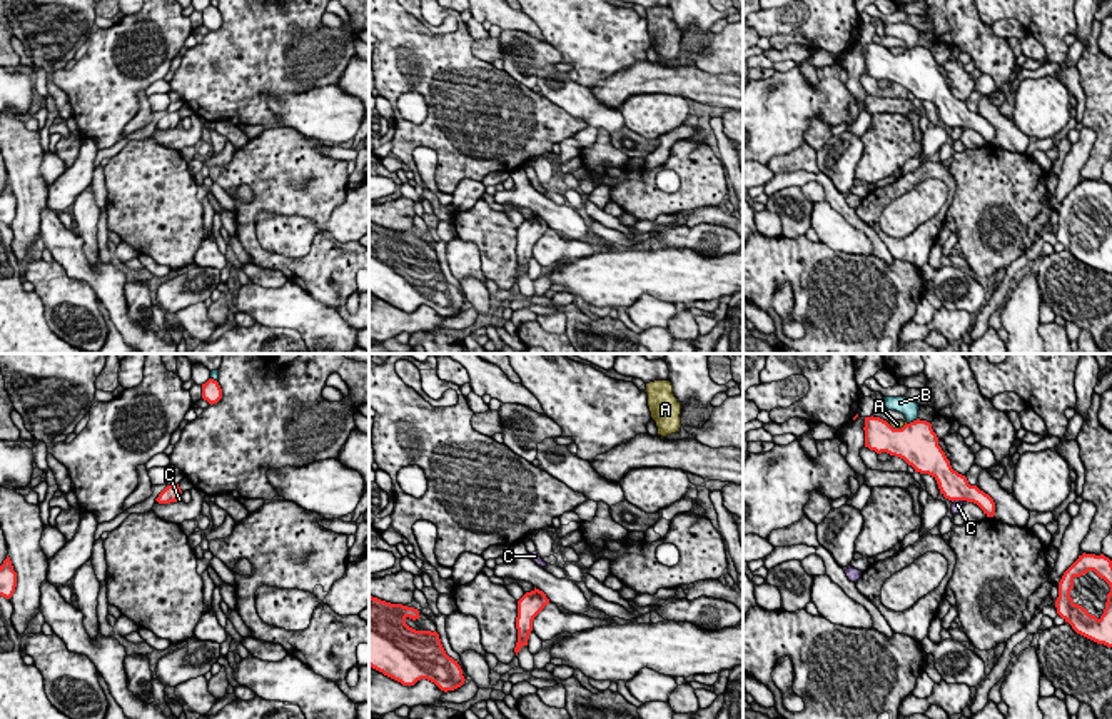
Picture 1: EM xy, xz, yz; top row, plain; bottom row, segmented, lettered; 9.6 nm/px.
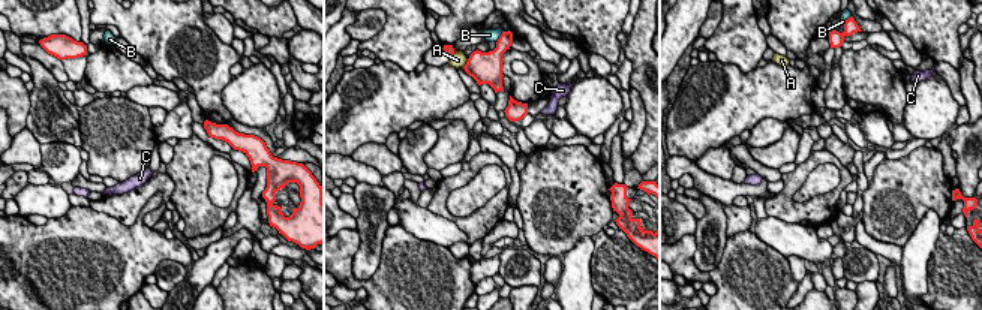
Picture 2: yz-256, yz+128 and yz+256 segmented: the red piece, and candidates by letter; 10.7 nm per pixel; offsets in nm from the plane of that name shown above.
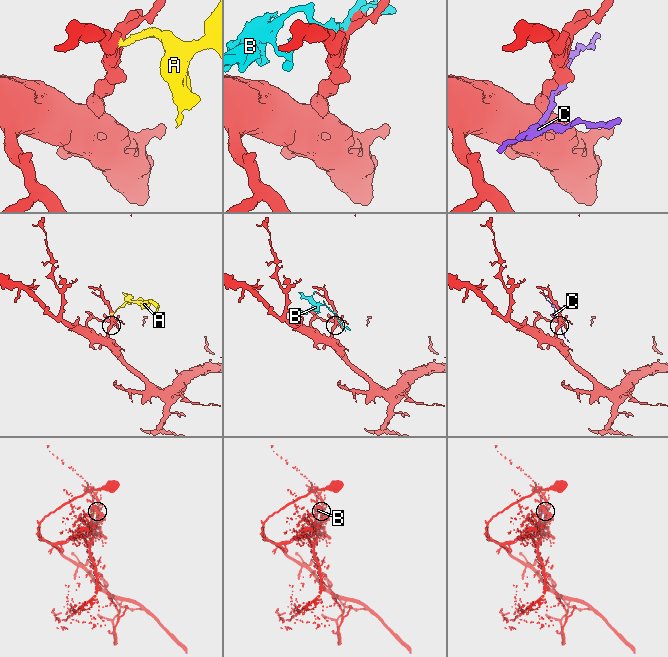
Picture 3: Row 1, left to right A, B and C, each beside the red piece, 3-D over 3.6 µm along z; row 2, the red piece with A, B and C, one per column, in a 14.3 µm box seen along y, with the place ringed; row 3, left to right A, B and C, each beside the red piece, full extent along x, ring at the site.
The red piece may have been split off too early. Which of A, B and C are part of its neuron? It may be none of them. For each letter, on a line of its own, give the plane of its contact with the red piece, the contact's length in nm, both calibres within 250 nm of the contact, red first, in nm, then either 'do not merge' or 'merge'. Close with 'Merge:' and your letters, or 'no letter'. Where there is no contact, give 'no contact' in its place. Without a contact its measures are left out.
A: meets red in yz; contact 180 nm long; 400 nm thick on the red side, 100 nm on the other; do not merge
B: meets red in yz; contact 140 nm long; 400 nm thick on the red side, 160 nm on the other; do not merge
C: meets red in yz; contact 130 nm long; 280 nm thick on the red side, 100 nm on the other; do not merge
Merge: no letter

